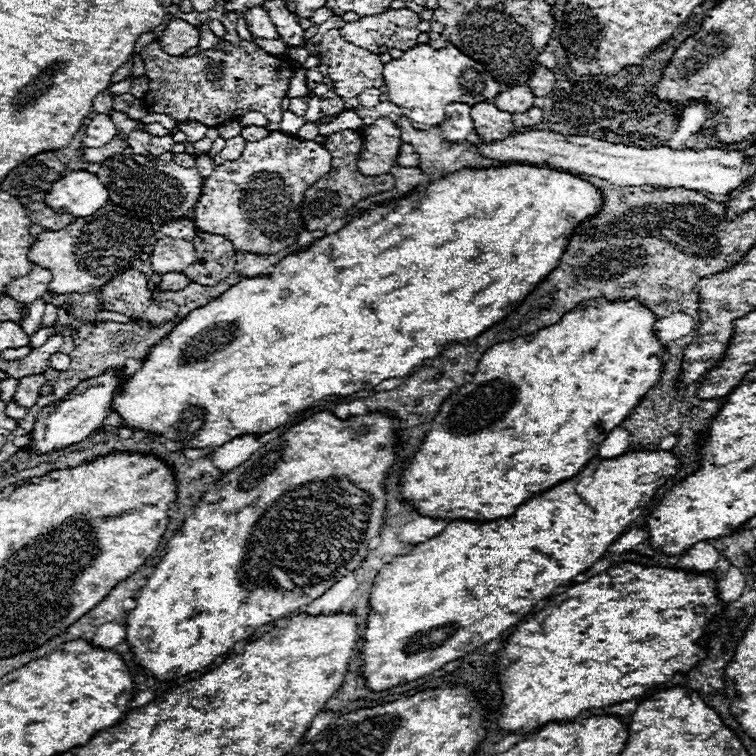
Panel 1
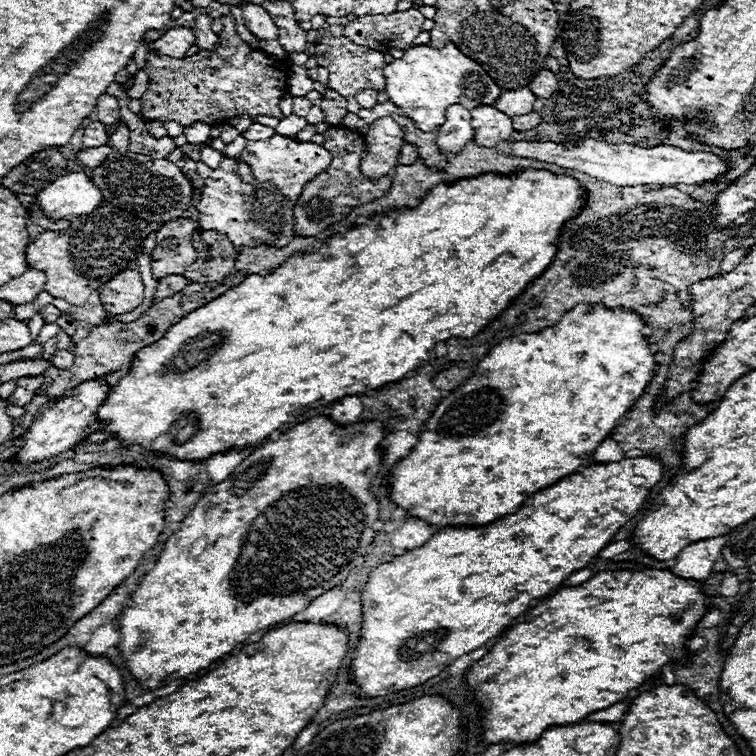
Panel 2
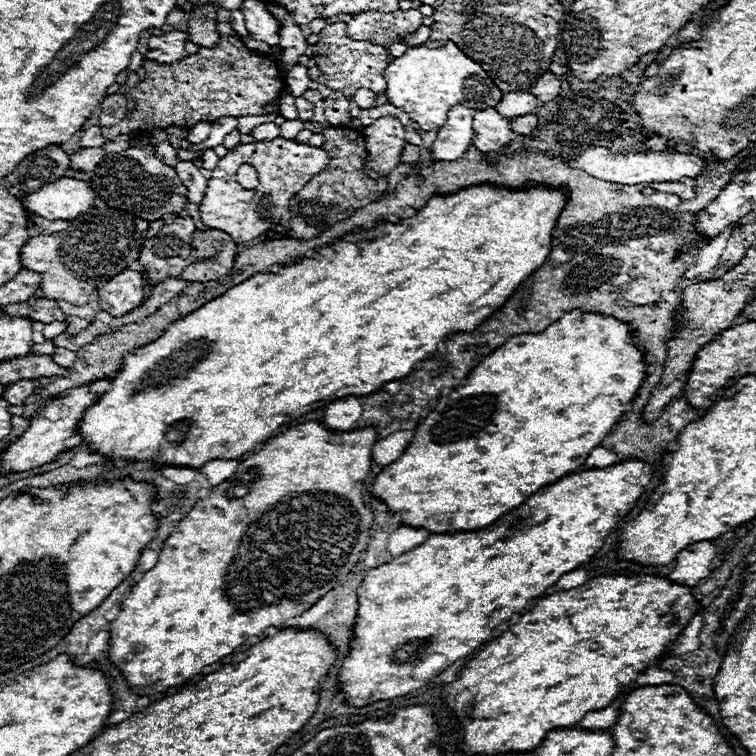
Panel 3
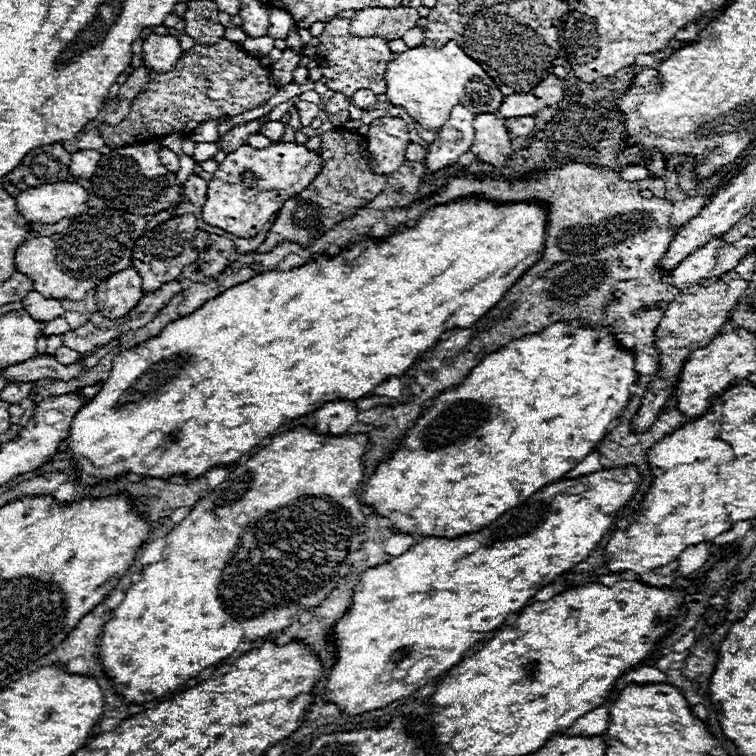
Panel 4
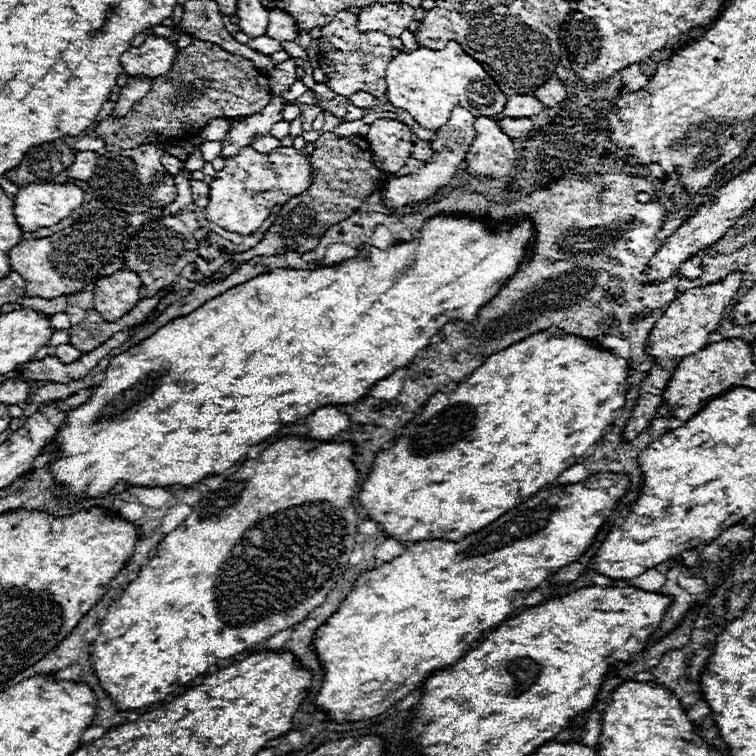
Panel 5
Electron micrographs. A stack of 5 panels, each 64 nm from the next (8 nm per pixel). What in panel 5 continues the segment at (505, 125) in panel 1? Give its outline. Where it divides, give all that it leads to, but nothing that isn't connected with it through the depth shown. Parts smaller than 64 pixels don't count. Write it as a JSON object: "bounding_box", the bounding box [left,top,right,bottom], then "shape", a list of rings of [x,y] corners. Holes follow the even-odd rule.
{"bounding_box":[468,116,516,176],"shape":[[[478,116],[474,128],[476,138],[468,150],[468,170],[474,176],[506,176],[512,170],[512,162],[516,156],[512,148],[512,138],[508,138],[500,130],[498,120],[488,116]]]}

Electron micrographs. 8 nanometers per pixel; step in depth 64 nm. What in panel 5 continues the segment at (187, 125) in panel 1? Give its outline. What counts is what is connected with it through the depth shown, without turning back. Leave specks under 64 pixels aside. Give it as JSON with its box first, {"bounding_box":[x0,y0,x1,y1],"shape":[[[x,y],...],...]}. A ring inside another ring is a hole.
{"bounding_box":[197,120,230,141],"shape":[[[212,120],[208,122],[204,128],[200,128],[197,132],[198,138],[206,141],[222,141],[222,138],[226,136],[226,132],[230,130],[230,122],[226,120]]]}

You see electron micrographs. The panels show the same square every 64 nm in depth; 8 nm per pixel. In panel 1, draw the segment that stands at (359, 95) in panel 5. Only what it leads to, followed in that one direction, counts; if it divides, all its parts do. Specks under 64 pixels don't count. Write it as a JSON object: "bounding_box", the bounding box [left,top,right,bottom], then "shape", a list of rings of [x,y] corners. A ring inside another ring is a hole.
{"bounding_box":[358,90,380,108],"shape":[[[366,90],[366,92],[362,92],[360,96],[358,96],[358,100],[360,100],[360,106],[364,106],[364,108],[372,108],[372,106],[376,106],[378,102],[380,102],[380,90]]]}

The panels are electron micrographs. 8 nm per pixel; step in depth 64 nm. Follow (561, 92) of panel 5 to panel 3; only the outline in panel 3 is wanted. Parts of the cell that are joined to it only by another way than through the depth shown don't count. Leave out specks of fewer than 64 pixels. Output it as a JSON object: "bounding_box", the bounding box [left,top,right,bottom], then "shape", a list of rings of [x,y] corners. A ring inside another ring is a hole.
{"bounding_box":[530,72,560,102],"shape":[[[544,72],[530,88],[530,92],[542,100],[542,102],[548,102],[552,98],[556,98],[560,94],[560,80],[552,74],[552,72]]]}

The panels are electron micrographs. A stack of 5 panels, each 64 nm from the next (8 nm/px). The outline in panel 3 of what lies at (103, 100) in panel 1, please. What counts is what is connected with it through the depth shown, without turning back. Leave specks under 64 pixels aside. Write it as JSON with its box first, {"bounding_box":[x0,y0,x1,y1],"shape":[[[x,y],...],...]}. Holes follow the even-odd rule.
{"bounding_box":[98,94,128,126],"shape":[[[110,94],[104,96],[104,102],[98,106],[98,122],[100,126],[114,126],[120,120],[124,120],[128,108],[126,108],[126,96],[124,94]]]}

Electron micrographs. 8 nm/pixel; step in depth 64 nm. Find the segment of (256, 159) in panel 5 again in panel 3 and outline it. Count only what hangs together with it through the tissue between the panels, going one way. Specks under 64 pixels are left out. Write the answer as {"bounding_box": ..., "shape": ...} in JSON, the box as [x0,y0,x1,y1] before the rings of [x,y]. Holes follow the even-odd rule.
{"bounding_box":[200,136,330,242],"shape":[[[282,136],[274,140],[262,140],[252,144],[242,144],[220,158],[218,166],[212,170],[204,200],[200,202],[200,220],[208,228],[222,230],[230,238],[240,242],[250,242],[272,230],[276,224],[288,228],[290,224],[290,200],[306,186],[306,182],[320,174],[328,166],[330,156],[316,146],[298,144],[296,140],[286,140]],[[240,164],[250,164],[256,168],[260,184],[254,190],[246,190],[236,182],[236,170]]]}

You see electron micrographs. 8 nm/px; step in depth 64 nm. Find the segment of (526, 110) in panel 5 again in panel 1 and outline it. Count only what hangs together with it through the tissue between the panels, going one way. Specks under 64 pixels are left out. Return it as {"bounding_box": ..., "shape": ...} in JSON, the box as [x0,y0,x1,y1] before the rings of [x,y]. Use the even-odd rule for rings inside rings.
{"bounding_box":[494,86,534,112],"shape":[[[512,86],[506,92],[500,92],[494,98],[496,106],[500,106],[500,110],[508,110],[508,112],[524,112],[534,104],[534,94],[528,86]]]}

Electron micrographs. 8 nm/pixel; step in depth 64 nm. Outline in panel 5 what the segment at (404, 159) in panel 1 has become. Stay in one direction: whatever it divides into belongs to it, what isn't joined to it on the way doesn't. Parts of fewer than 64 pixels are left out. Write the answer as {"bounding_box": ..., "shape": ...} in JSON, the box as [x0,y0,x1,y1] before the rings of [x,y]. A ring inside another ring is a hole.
{"bounding_box":[410,140,432,162],"shape":[[[416,140],[416,142],[414,142],[414,146],[412,146],[412,152],[410,152],[410,158],[416,158],[416,160],[422,160],[422,162],[426,162],[430,156],[432,156],[430,142]]]}

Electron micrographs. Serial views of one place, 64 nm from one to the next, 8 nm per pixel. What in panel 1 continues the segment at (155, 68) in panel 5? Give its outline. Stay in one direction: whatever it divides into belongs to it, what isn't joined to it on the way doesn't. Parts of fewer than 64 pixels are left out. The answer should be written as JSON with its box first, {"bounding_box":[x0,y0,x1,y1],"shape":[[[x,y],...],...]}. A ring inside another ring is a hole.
{"bounding_box":[160,20,200,56],"shape":[[[172,20],[164,28],[160,36],[160,46],[166,54],[182,56],[188,48],[198,46],[200,40],[200,28],[194,24],[188,24],[184,20]]]}

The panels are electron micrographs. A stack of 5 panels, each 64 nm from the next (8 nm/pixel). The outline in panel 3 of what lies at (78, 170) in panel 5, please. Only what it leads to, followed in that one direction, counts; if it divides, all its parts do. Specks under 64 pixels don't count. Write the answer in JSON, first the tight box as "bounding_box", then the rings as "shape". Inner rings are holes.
{"bounding_box":[70,148,106,172],"shape":[[[82,148],[80,152],[72,154],[70,160],[72,160],[72,168],[78,168],[82,172],[90,172],[100,164],[100,160],[104,156],[106,156],[106,152],[102,148]]]}

